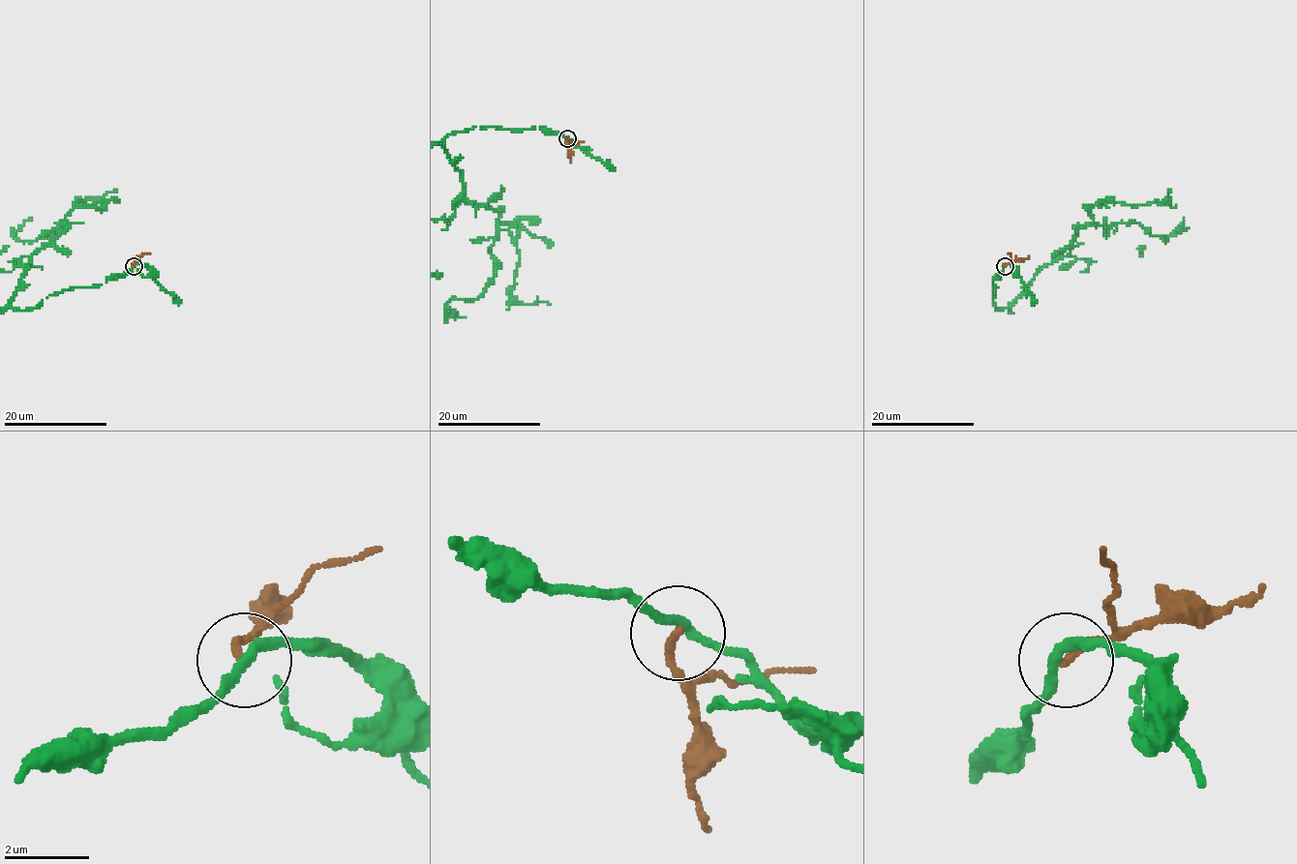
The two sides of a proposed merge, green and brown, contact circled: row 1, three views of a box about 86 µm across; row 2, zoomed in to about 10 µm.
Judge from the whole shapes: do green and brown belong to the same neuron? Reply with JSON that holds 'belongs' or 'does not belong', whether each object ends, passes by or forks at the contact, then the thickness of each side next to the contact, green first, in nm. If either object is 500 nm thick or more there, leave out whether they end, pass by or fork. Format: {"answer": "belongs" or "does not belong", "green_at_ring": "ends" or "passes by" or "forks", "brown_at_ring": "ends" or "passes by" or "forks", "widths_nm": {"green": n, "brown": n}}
{"answer": "does not belong", "green_at_ring": "passes by", "brown_at_ring": "ends", "widths_nm": {"green": 220, "brown": 200}}

